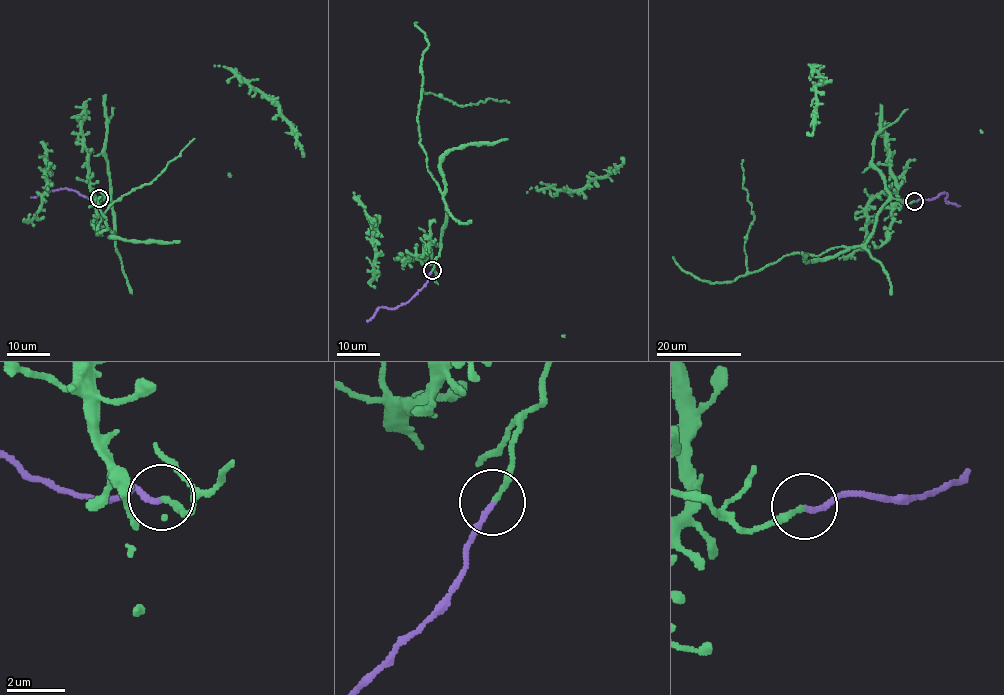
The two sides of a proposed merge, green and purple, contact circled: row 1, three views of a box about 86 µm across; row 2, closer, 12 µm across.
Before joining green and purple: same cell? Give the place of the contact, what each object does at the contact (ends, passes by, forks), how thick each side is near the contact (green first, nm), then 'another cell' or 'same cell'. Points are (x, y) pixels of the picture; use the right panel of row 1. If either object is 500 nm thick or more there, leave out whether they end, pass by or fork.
place (914, 201); green ends; purple ends; calibres 180 and 180 nm; same cell

